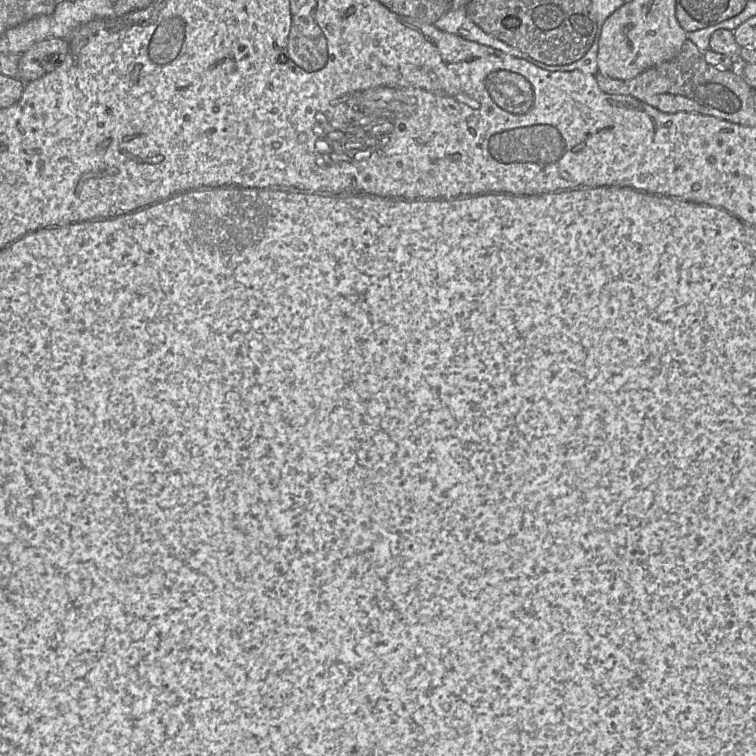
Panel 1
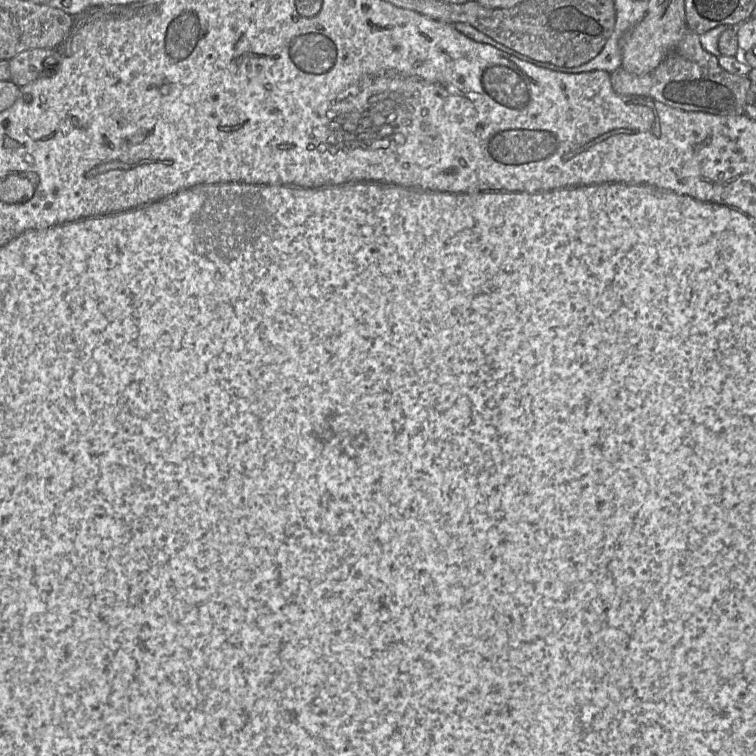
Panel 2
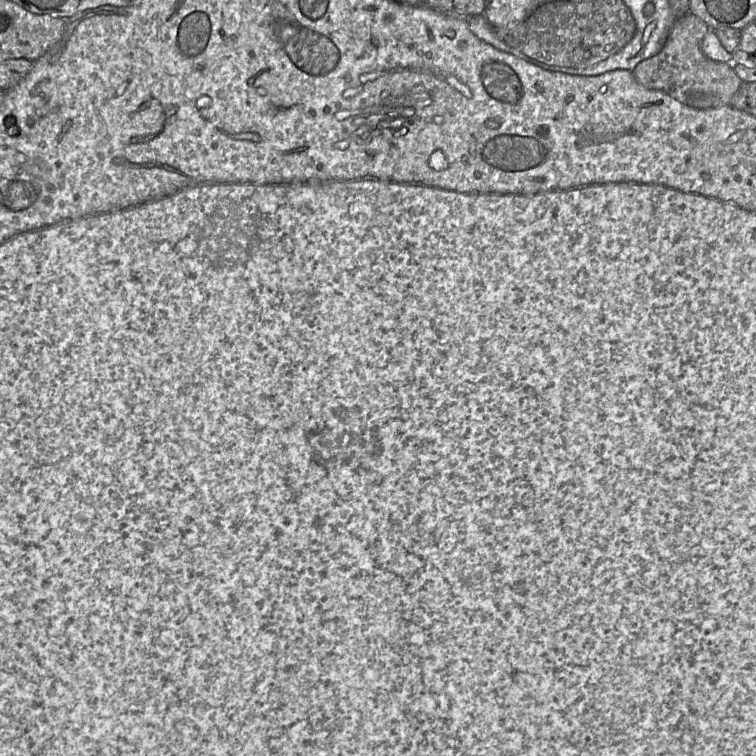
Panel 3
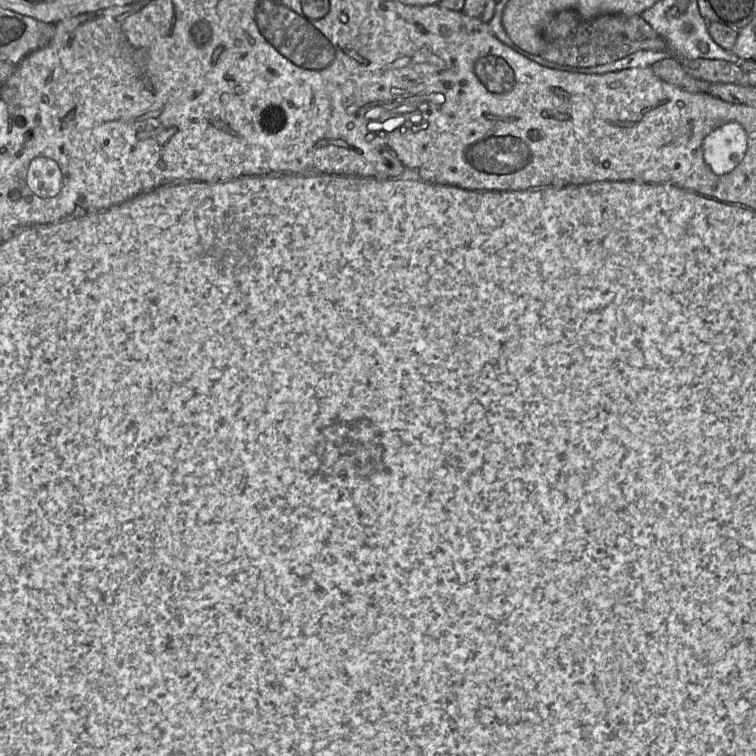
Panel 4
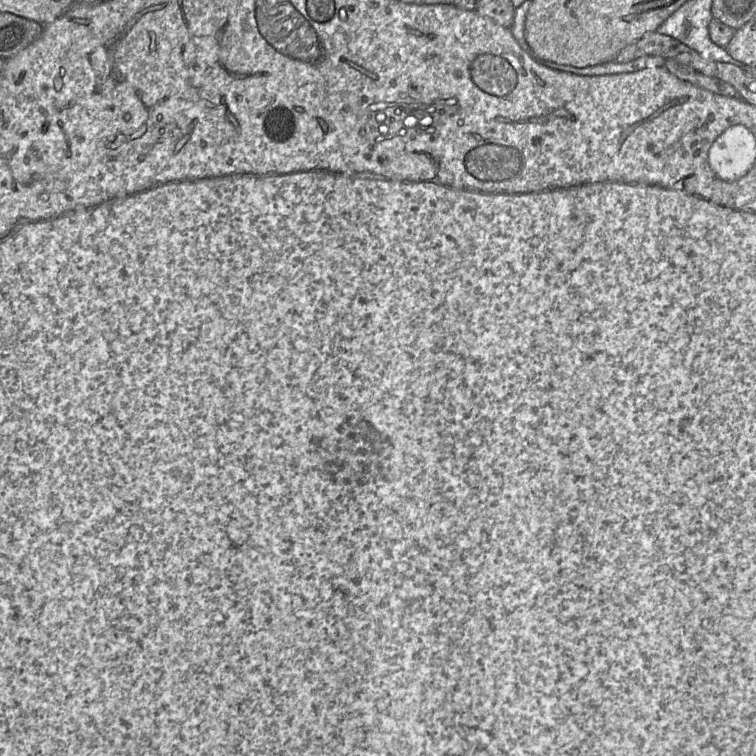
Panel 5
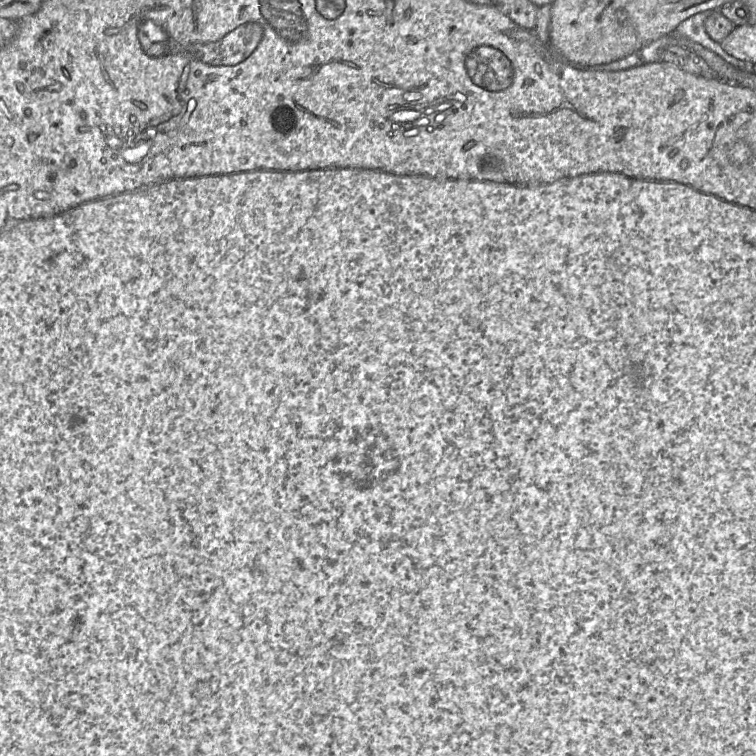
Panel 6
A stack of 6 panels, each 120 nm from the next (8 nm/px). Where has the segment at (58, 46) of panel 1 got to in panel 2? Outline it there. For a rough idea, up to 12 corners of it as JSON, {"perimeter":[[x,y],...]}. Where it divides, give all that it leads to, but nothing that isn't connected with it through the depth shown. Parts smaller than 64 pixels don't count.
{"perimeter":[[55,49],[25,50],[9,61],[10,81],[19,88],[45,73]]}

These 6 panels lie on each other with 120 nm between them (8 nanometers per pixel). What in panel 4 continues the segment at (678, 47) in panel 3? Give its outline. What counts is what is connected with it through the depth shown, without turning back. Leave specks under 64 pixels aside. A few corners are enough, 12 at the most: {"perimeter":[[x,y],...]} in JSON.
{"perimeter":[[675,57],[650,66],[661,80],[690,93],[711,83],[688,74]]}

